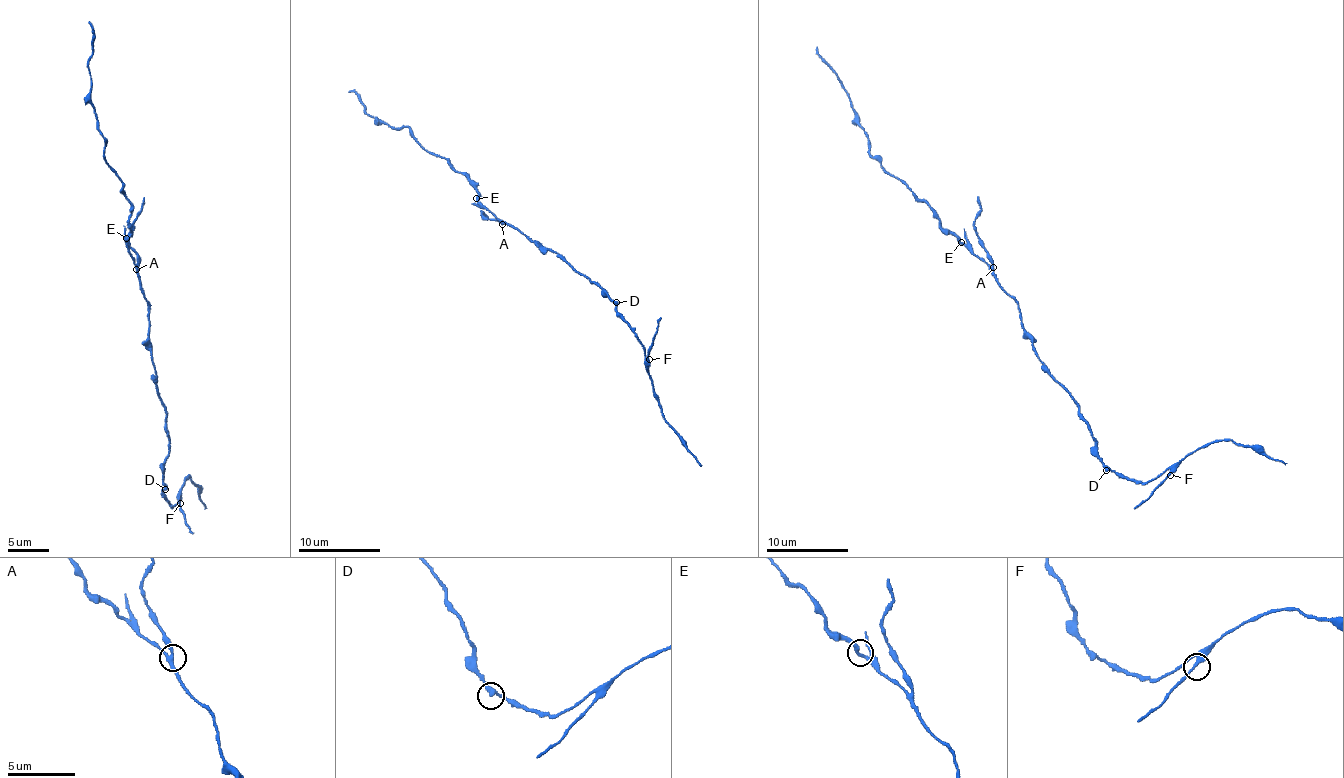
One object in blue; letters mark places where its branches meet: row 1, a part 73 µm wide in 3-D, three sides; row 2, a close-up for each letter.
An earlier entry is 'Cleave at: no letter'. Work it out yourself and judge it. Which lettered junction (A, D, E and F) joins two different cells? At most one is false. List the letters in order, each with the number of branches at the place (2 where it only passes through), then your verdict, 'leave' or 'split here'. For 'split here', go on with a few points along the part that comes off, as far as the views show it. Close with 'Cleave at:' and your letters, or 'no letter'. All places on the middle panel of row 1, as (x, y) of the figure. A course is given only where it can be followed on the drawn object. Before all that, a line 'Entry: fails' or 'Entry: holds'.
Entry: fails
A: 3 | split here | (501, 224), (482, 212), (487, 217), (486, 214)
D: 2 | leave
E: 3 | leave
F: 3 | leave
Cleave at: A

